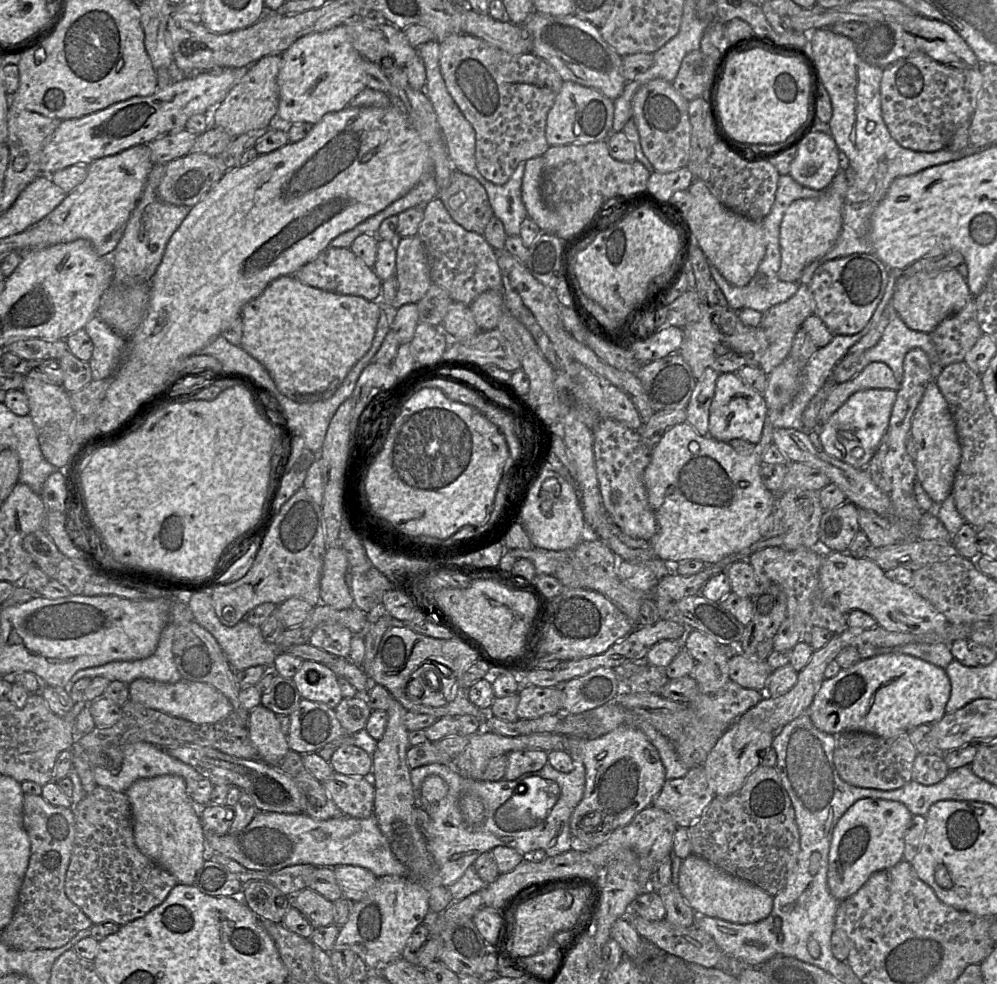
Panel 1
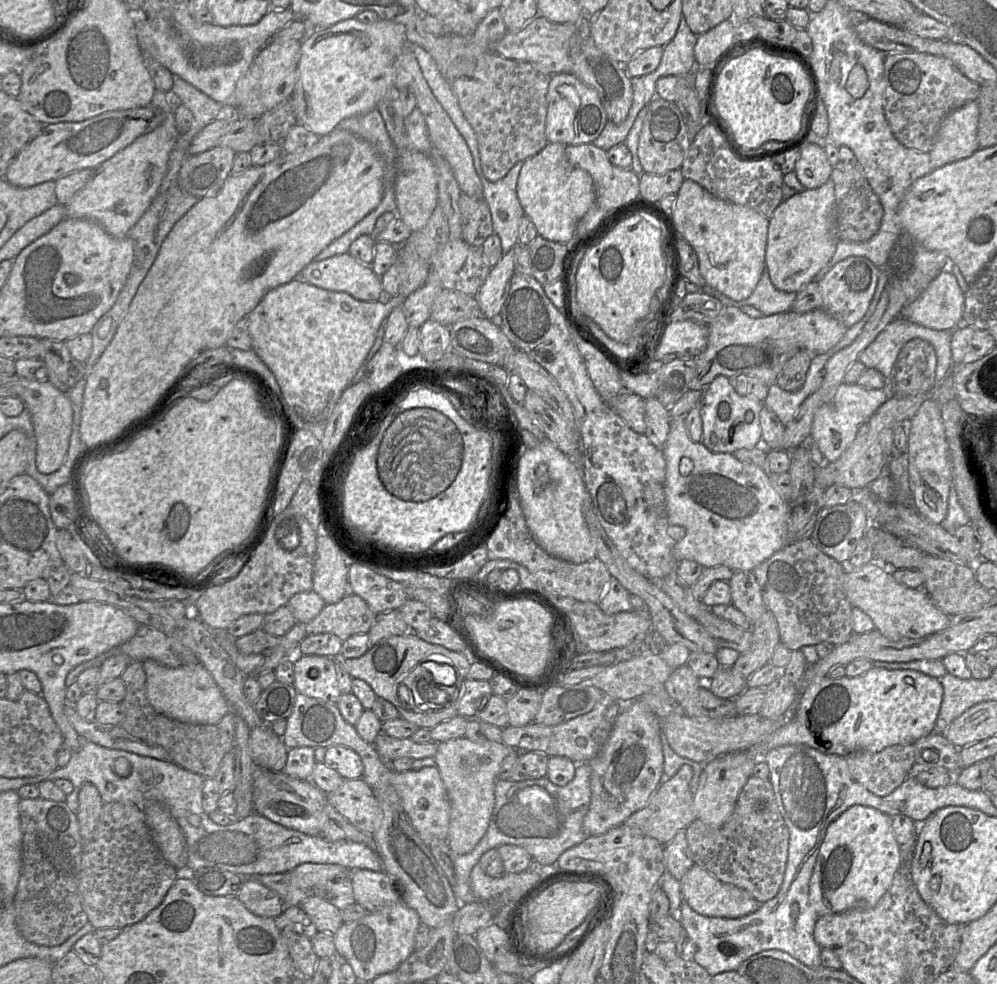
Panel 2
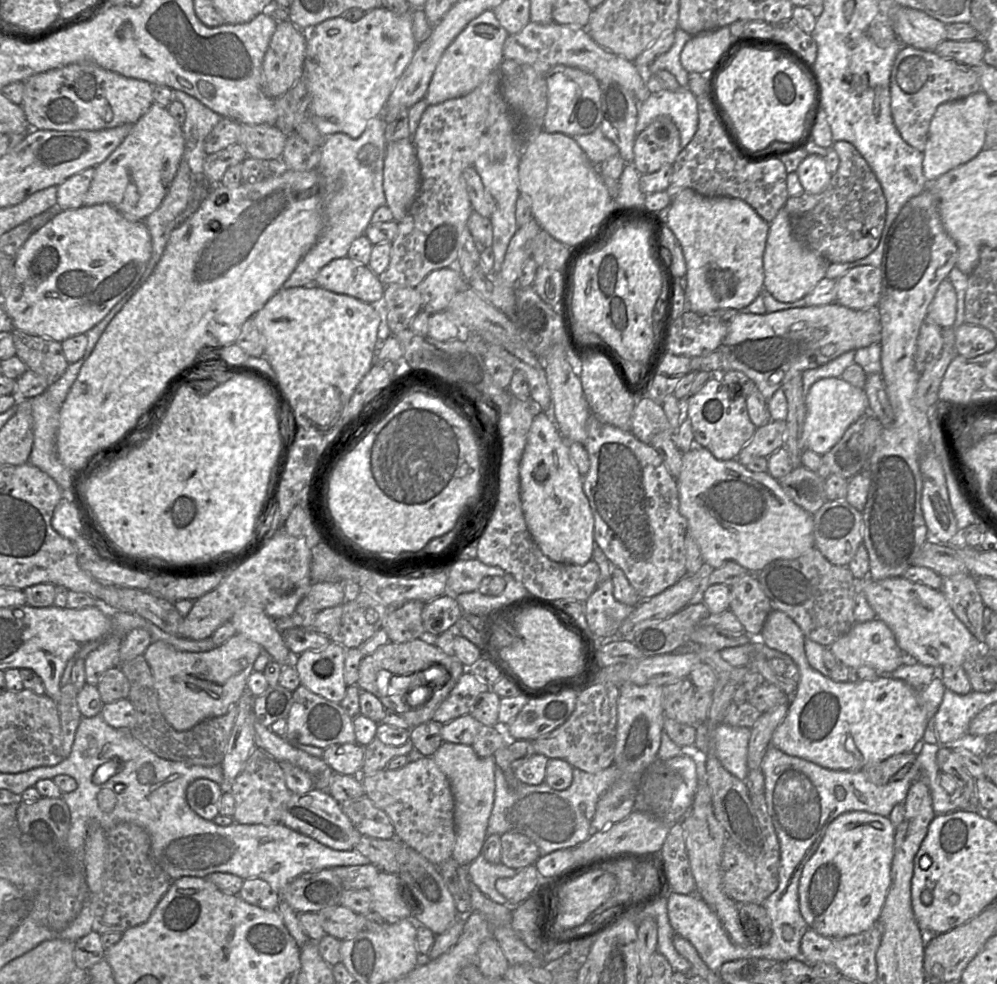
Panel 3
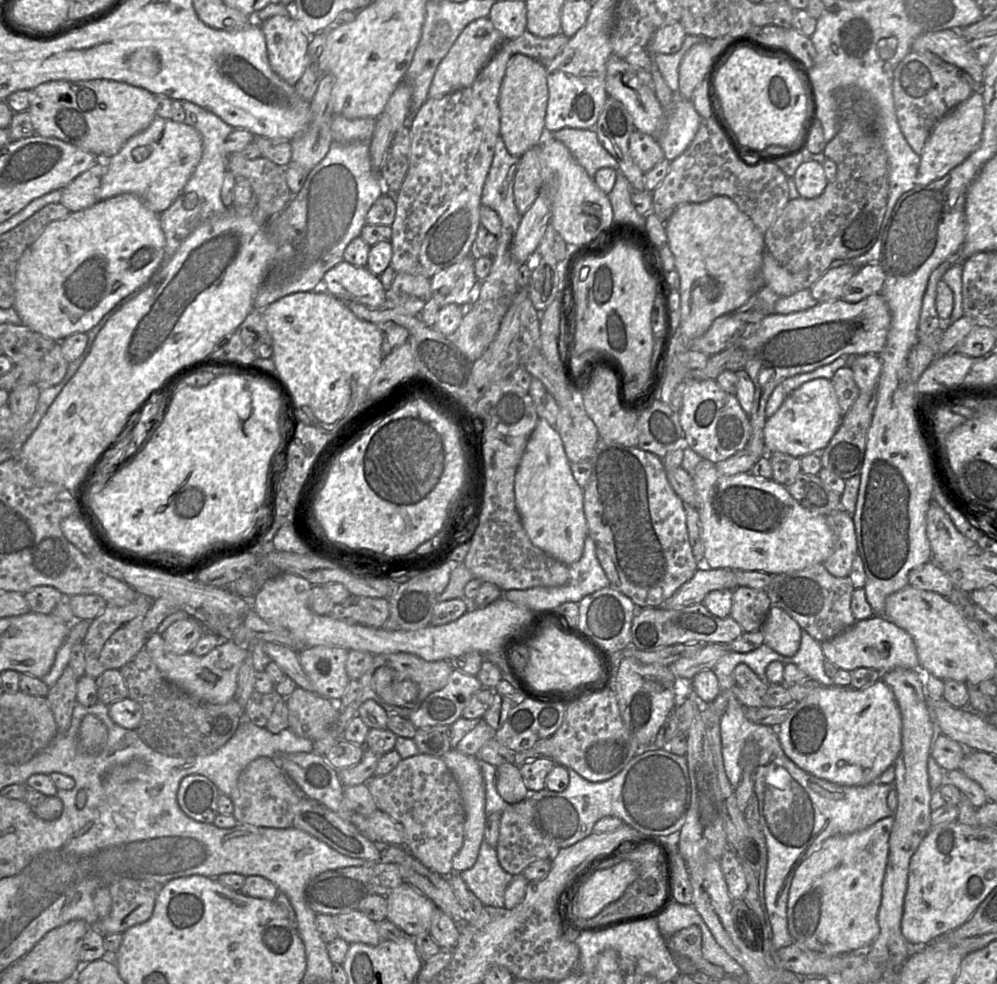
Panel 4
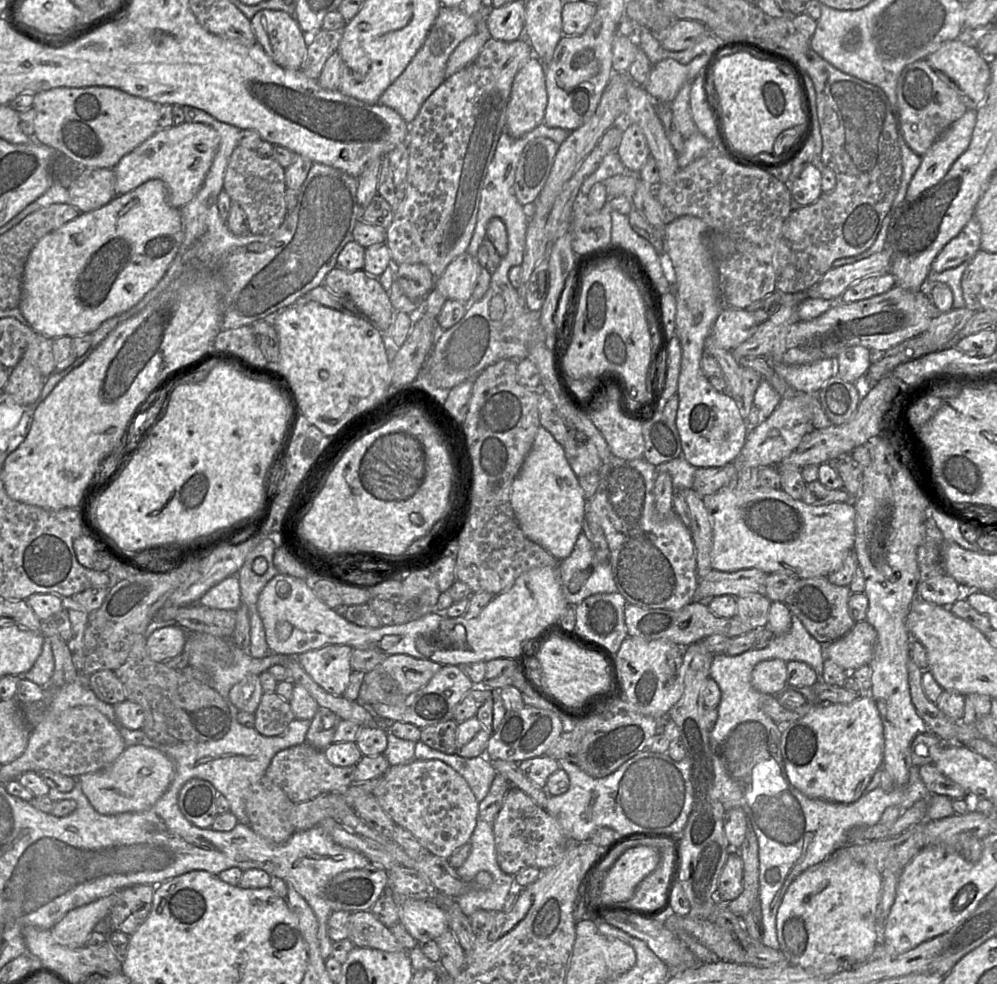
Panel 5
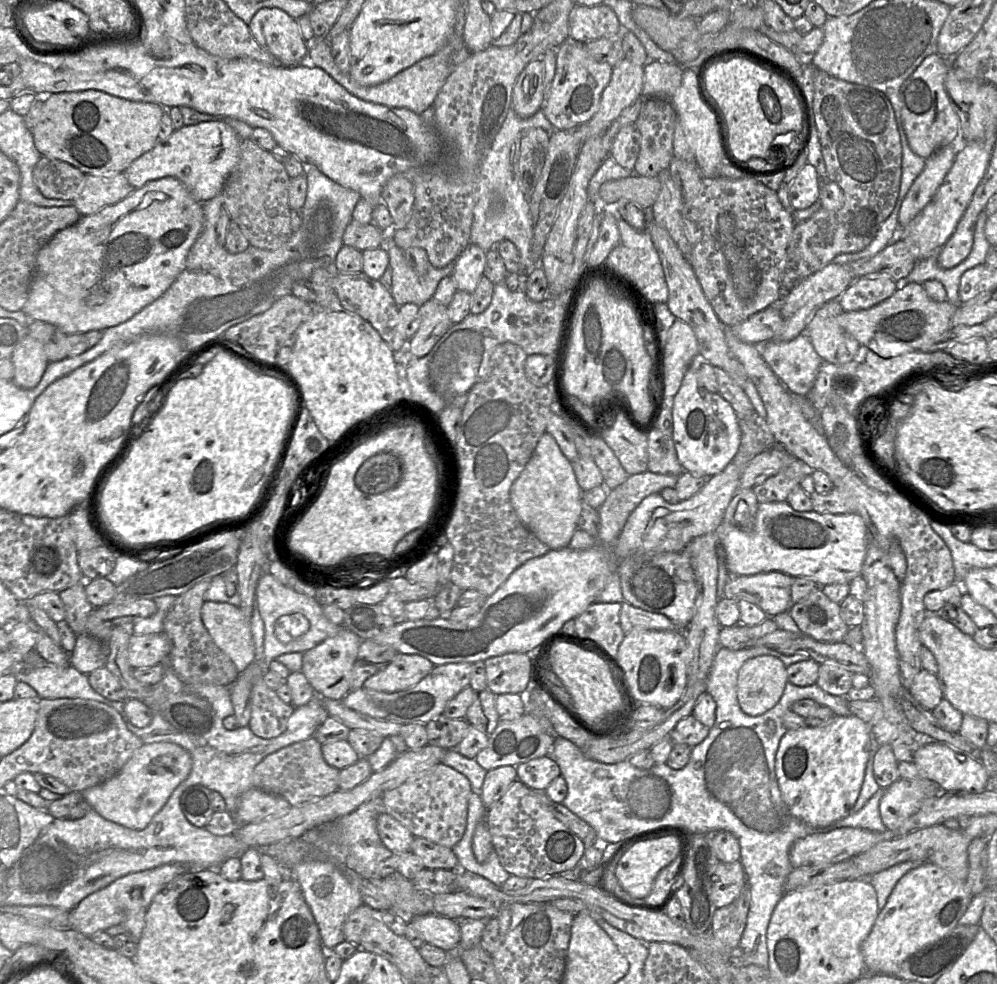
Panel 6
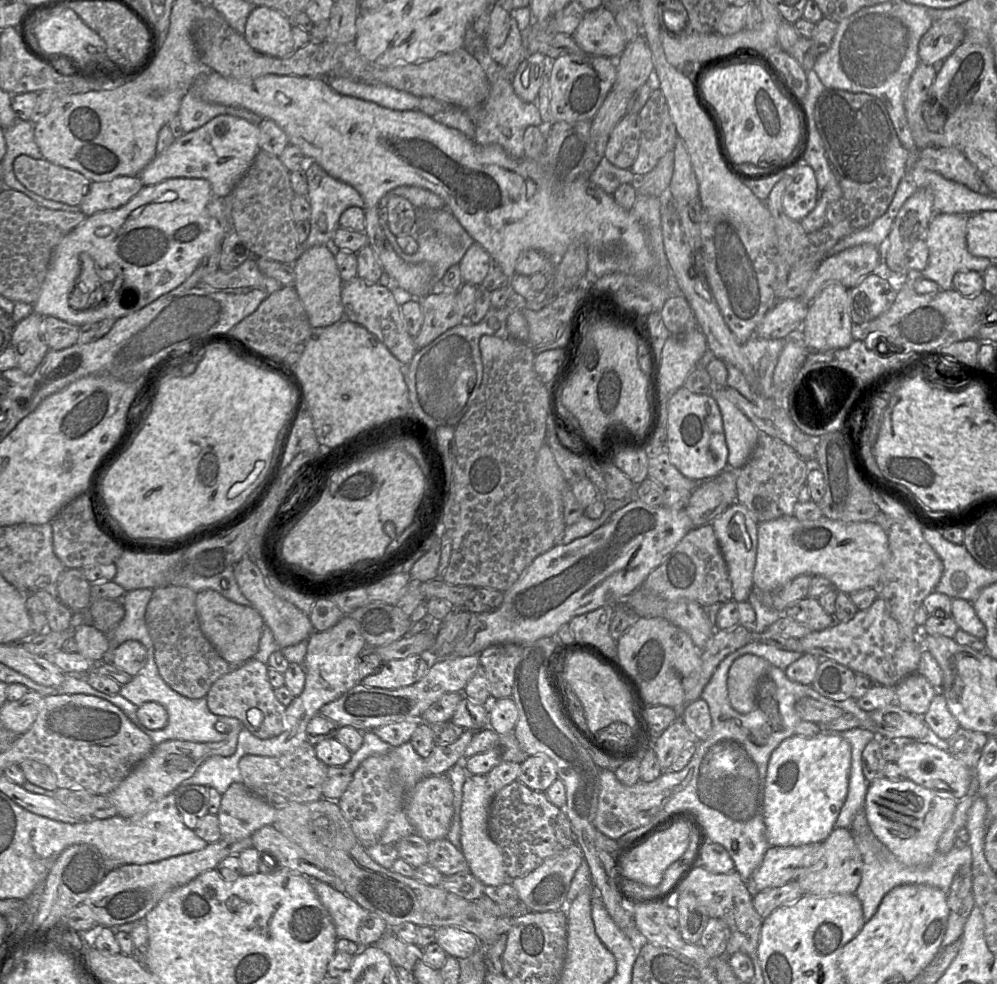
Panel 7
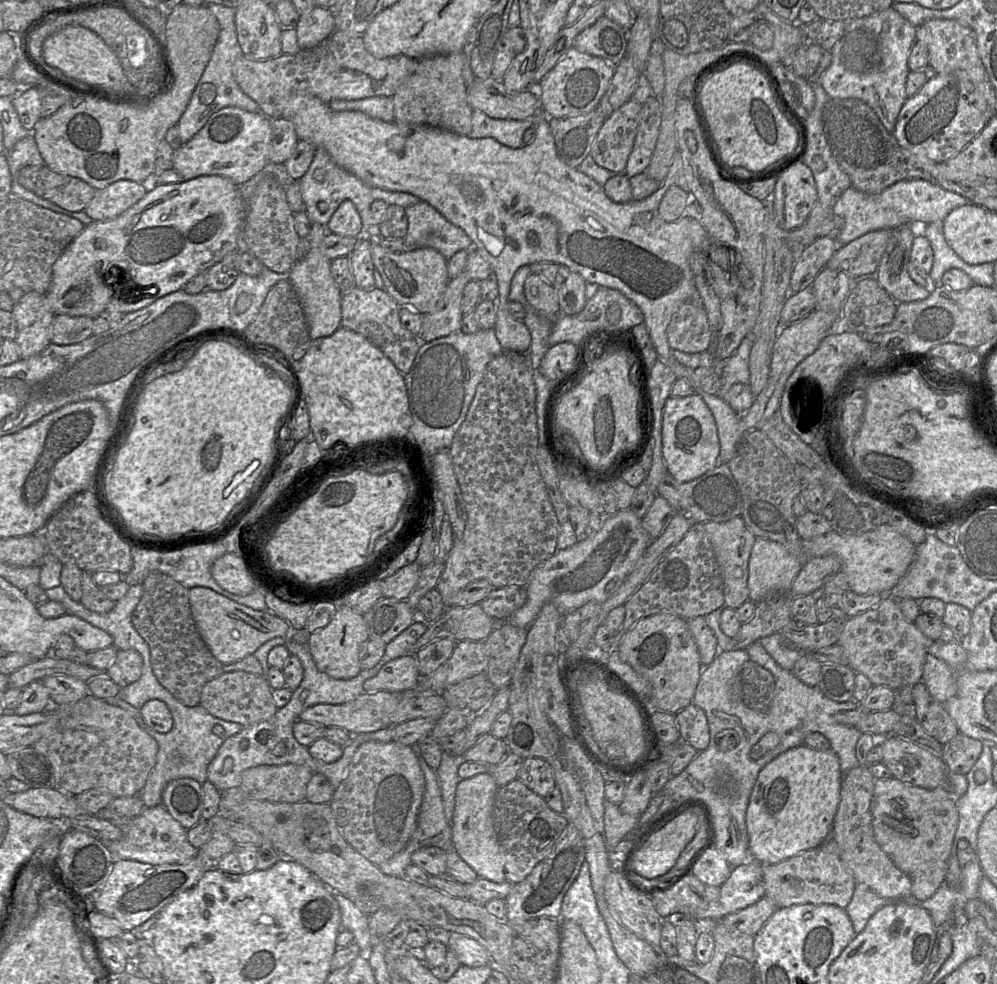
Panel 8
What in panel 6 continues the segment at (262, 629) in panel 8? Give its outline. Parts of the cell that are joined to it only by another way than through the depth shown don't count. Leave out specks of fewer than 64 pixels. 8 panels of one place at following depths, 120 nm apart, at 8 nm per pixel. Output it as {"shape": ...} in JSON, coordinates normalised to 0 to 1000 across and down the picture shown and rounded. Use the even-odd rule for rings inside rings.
{"shape":[[[206,611],[202,629],[216,654],[232,670],[240,684],[256,672],[250,623],[230,613]]]}

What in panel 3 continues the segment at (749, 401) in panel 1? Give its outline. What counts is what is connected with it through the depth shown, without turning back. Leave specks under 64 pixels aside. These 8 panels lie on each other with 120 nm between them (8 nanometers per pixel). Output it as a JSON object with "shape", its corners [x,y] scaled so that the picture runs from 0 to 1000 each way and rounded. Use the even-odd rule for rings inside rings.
{"shape":[[[716,381],[701,398],[688,405],[696,449],[711,457],[720,467],[738,467],[759,436],[751,425],[747,405],[747,402],[736,402],[722,382]]]}

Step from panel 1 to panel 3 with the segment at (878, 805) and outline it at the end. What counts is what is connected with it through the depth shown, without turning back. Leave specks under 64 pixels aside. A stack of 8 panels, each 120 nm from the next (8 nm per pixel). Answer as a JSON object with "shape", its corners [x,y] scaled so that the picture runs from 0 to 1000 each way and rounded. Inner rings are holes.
{"shape":[[[866,824],[849,825],[832,836],[824,856],[806,879],[801,895],[801,923],[811,944],[844,953],[863,949],[880,938],[894,899],[898,843],[892,830]]]}

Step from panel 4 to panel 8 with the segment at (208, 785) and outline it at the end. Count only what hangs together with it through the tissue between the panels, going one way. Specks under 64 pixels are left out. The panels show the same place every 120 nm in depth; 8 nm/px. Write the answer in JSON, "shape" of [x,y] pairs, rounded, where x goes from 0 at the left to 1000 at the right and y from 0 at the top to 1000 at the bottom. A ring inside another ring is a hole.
{"shape":[[[192,791],[176,792],[163,803],[161,817],[176,833],[190,843],[203,833],[203,798]]]}

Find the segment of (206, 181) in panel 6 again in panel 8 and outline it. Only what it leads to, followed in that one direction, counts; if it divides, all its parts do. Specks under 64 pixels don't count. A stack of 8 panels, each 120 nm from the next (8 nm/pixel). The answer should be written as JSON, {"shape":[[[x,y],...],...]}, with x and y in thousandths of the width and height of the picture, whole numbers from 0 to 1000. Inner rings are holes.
{"shape":[[[226,109],[214,115],[204,130],[174,157],[173,169],[156,181],[156,188],[182,186],[200,179],[224,179],[236,188],[251,183],[271,165],[273,131],[271,121],[262,114],[250,114],[239,109]]]}

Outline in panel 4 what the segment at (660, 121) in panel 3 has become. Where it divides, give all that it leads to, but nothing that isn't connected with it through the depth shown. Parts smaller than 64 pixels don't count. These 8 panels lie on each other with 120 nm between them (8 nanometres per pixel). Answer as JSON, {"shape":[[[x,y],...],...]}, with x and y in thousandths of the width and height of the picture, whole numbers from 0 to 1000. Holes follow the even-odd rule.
{"shape":[[[636,132],[631,140],[631,154],[636,166],[648,176],[667,161],[659,141]]]}

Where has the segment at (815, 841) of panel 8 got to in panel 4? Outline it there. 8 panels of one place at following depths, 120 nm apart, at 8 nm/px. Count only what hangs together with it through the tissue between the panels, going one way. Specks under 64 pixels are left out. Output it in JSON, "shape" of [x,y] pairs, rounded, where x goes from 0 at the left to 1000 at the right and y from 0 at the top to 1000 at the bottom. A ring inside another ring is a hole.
{"shape":[[[885,690],[865,701],[839,696],[819,698],[793,721],[788,732],[778,742],[786,765],[801,780],[820,791],[847,799],[867,799],[878,795],[898,774],[905,761],[905,729],[903,721],[895,701]]]}

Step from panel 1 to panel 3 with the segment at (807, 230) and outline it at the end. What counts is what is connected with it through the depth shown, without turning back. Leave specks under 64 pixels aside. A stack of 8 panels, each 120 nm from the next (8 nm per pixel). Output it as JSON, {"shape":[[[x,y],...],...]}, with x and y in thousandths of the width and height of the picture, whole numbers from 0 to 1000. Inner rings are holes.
{"shape":[[[784,210],[771,227],[765,260],[766,294],[781,307],[791,308],[806,303],[827,282],[831,266],[800,246],[794,239],[791,221]]]}

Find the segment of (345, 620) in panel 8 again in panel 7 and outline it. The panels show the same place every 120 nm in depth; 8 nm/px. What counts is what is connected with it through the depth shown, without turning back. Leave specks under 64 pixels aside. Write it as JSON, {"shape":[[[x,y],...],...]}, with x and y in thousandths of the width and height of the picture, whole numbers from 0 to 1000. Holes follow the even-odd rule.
{"shape":[[[345,625],[332,638],[323,642],[315,641],[310,646],[304,678],[307,684],[316,687],[331,699],[347,704],[359,694],[358,667],[367,654],[357,631],[350,625]]]}

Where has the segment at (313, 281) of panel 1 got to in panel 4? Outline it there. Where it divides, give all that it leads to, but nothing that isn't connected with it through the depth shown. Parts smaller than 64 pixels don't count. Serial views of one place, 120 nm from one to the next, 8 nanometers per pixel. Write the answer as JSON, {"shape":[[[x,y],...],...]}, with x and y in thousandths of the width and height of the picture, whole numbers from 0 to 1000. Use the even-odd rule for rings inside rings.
{"shape":[[[347,265],[341,266],[326,277],[323,293],[343,306],[356,306],[370,313],[383,313],[390,309],[390,300],[380,280],[371,276],[367,270],[359,271]]]}

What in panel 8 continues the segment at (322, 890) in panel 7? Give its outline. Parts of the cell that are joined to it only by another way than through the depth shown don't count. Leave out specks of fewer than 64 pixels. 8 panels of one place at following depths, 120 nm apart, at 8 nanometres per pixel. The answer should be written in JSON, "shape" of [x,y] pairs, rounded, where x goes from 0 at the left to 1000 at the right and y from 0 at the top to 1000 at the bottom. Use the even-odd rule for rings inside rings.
{"shape":[[[335,908],[335,912],[339,918],[341,929],[342,929],[342,945],[349,945],[354,948],[356,951],[356,958],[358,958],[363,965],[363,968],[370,971],[373,967],[374,960],[374,951],[369,943],[369,931],[363,928],[357,920],[351,916],[349,913],[346,913],[340,908]]]}

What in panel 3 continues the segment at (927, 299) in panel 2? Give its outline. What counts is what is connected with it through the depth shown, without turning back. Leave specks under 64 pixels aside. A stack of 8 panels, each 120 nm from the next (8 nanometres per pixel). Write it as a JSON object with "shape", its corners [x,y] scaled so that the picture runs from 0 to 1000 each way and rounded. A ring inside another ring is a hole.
{"shape":[[[951,284],[945,285],[931,311],[930,320],[943,332],[954,332],[959,322],[959,297]]]}

